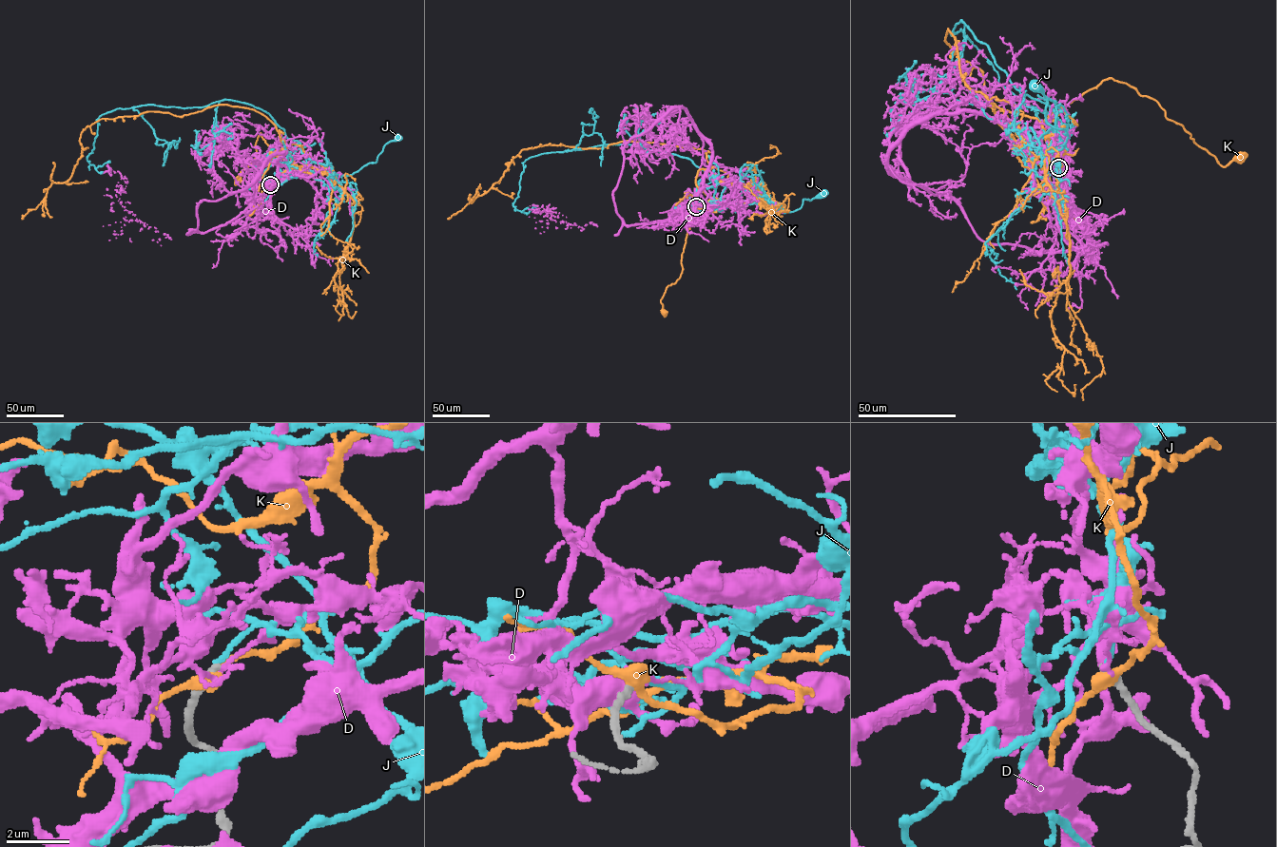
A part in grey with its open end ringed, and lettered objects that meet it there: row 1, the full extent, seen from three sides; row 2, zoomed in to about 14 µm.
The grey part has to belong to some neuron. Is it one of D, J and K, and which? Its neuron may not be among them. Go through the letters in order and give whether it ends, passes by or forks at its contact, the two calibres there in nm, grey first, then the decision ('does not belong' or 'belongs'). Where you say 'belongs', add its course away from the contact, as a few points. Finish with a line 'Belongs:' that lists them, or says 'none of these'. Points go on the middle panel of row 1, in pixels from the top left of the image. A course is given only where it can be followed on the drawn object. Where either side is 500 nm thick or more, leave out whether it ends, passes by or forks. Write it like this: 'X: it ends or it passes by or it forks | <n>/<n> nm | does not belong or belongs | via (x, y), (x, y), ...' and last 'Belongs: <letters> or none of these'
D: it ends | 190/140 nm | does not belong
J: it ends | 190/150 nm | does not belong
K: it passes by | 240/400 nm | does not belong
Belongs: none of these

